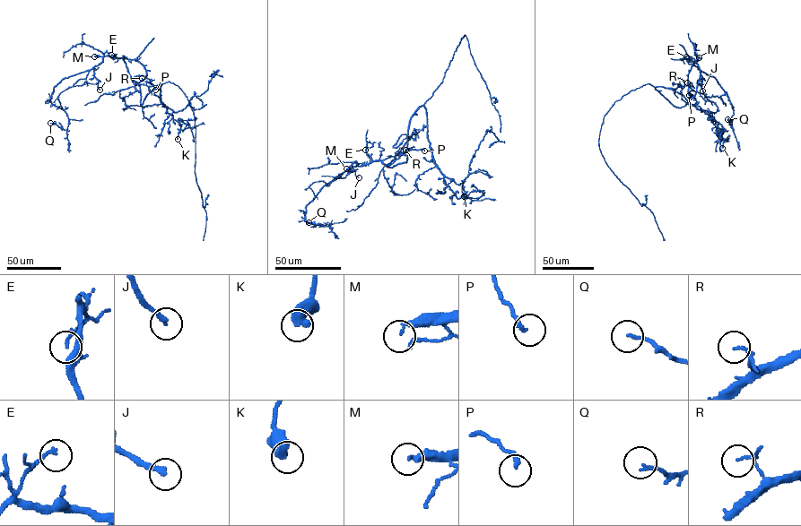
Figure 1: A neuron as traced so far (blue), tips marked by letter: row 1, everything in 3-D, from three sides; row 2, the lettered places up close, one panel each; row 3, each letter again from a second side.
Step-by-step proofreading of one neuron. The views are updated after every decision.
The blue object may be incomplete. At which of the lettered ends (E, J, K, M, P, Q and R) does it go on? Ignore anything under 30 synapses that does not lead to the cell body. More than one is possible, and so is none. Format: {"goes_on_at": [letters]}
{"goes_on_at": ["M", "P"]}

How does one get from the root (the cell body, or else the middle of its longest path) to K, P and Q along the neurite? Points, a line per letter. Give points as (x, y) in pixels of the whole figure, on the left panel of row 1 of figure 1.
K: (145, 96), (161, 84), (161, 102), (181, 125), (178, 139)
P: (145, 96), (141, 106), (139, 85), (130, 75), (125, 58), (134, 59), (143, 65), (146, 77), (155, 90)
Q: (145, 96), (141, 106), (122, 57), (104, 56), (54, 87), (50, 102), (69, 124), (50, 123)

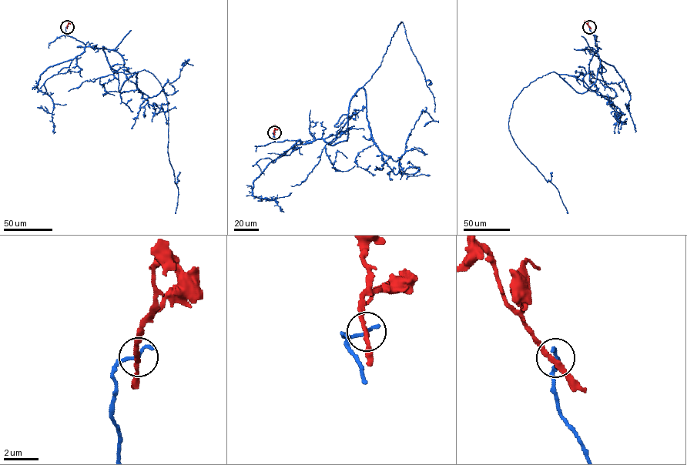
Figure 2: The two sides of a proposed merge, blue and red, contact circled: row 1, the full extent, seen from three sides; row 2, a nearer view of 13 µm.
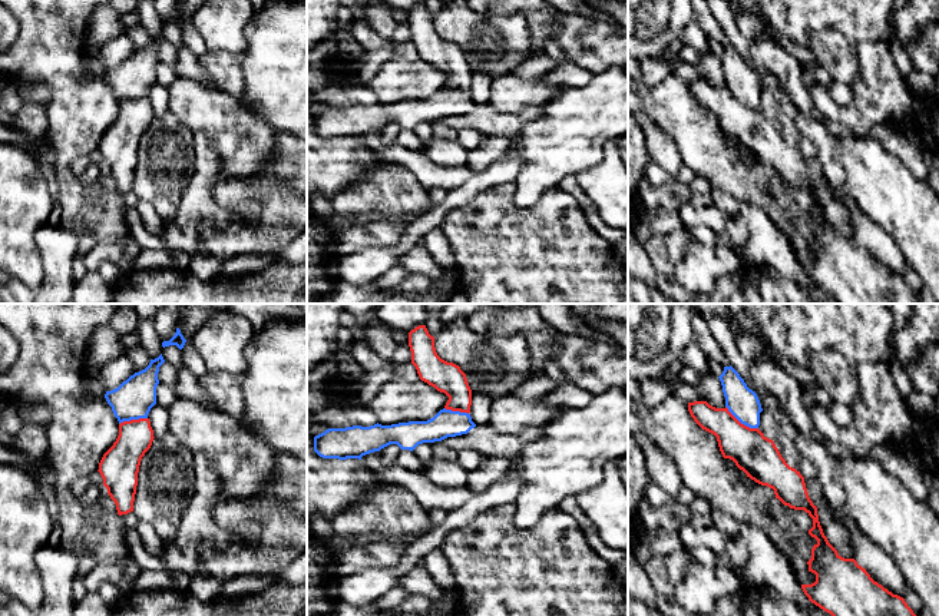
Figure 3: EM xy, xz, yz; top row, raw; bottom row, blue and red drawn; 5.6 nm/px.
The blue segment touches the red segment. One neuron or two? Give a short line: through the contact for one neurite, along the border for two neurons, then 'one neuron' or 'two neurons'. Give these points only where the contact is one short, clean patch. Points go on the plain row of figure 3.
line yz (726, 85), (741, 102), (757, 108); two neurons

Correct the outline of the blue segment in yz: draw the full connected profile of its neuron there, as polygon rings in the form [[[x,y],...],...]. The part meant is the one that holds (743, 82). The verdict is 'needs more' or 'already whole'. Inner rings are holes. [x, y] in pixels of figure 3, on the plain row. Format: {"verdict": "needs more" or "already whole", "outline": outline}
{"verdict": "already whole", "outline": [[[730,44],[718,56],[725,76],[725,86],[744,105],[758,107],[763,90],[757,73],[747,66],[740,53]]]}

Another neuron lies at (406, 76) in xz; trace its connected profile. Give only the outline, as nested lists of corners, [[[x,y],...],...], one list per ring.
[[[411,42],[394,44],[393,57],[386,62],[368,87],[377,102],[391,105],[409,100],[427,100],[444,87],[449,76],[421,60]]]

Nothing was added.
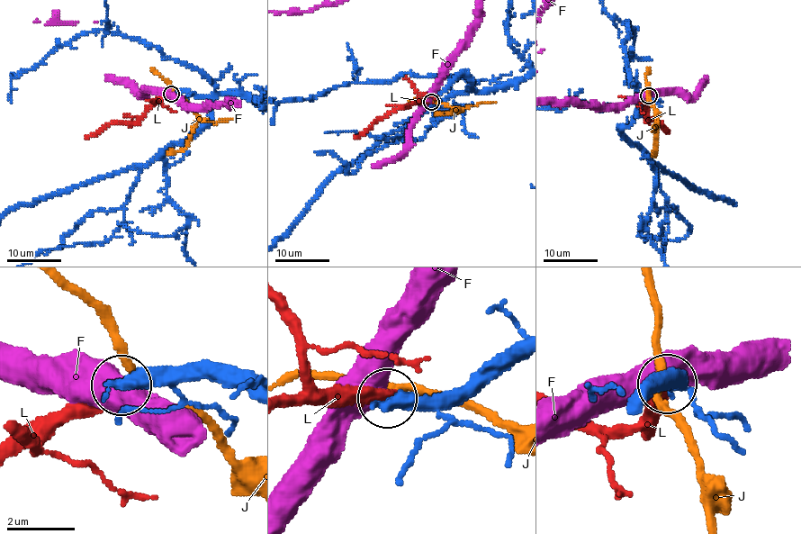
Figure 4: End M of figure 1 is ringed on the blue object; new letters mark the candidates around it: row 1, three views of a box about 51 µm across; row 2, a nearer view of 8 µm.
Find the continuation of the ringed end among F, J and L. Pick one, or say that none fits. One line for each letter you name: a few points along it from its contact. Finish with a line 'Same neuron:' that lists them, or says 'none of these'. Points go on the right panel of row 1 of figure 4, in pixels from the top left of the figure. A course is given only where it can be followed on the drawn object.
L: course (650, 95), (646, 120), (653, 119), (670, 132)
Same neuron: L

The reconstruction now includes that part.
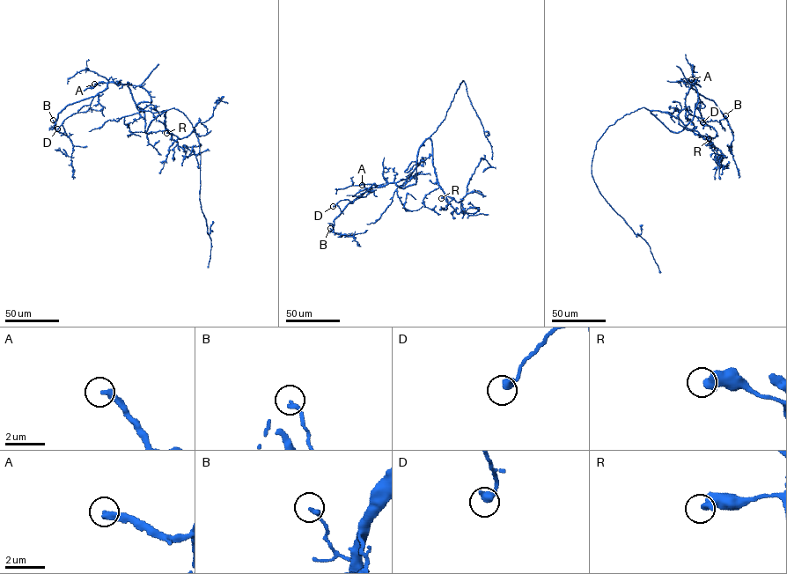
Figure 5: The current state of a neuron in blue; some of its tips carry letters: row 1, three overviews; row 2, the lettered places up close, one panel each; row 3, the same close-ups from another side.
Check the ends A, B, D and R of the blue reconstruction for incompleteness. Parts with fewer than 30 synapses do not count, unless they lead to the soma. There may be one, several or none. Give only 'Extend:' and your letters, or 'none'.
Extend: A

